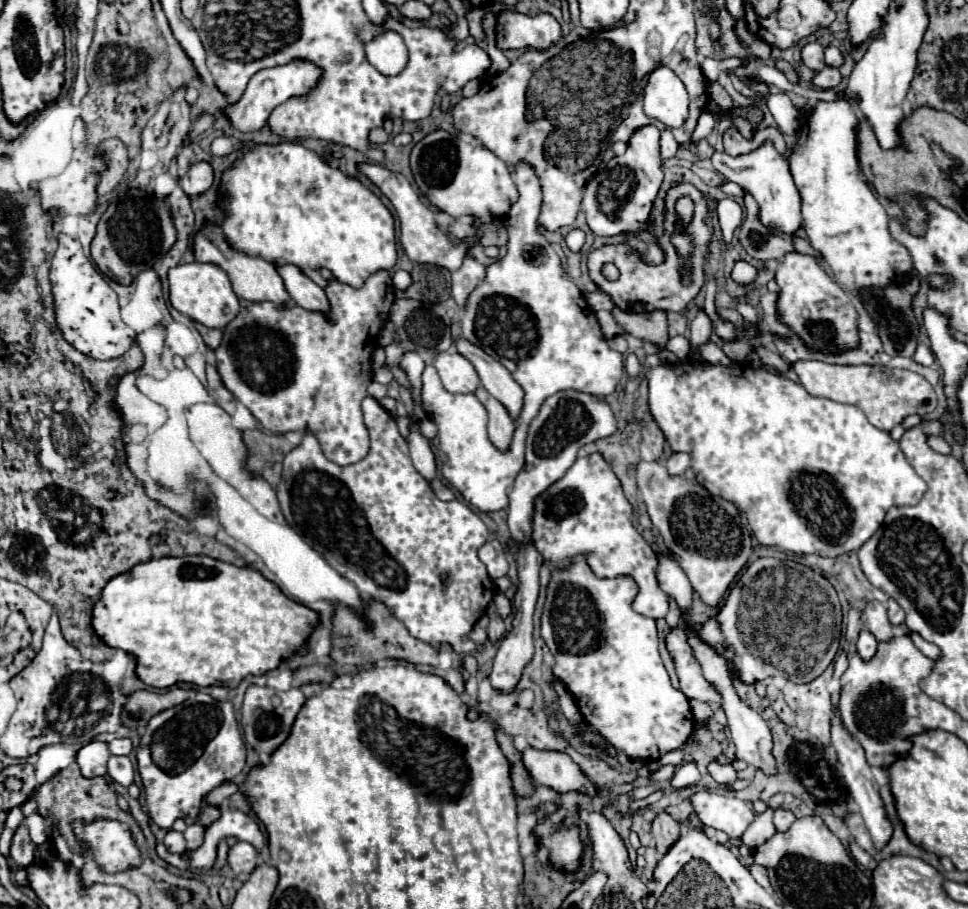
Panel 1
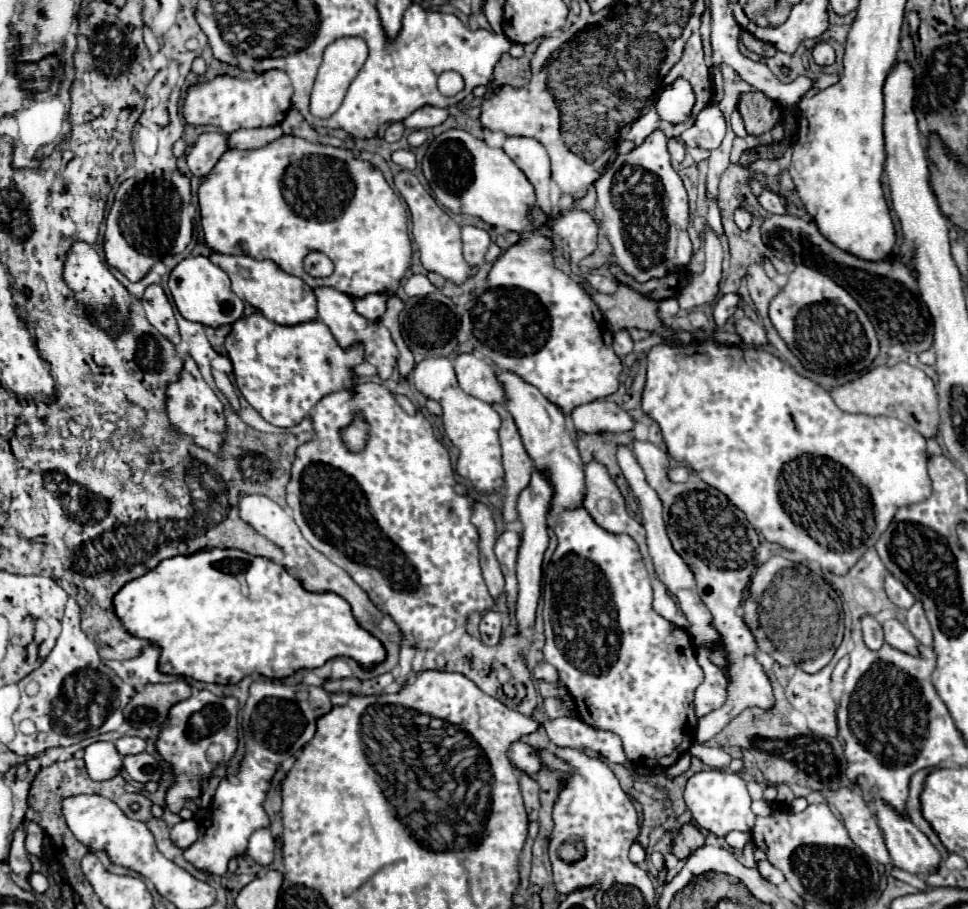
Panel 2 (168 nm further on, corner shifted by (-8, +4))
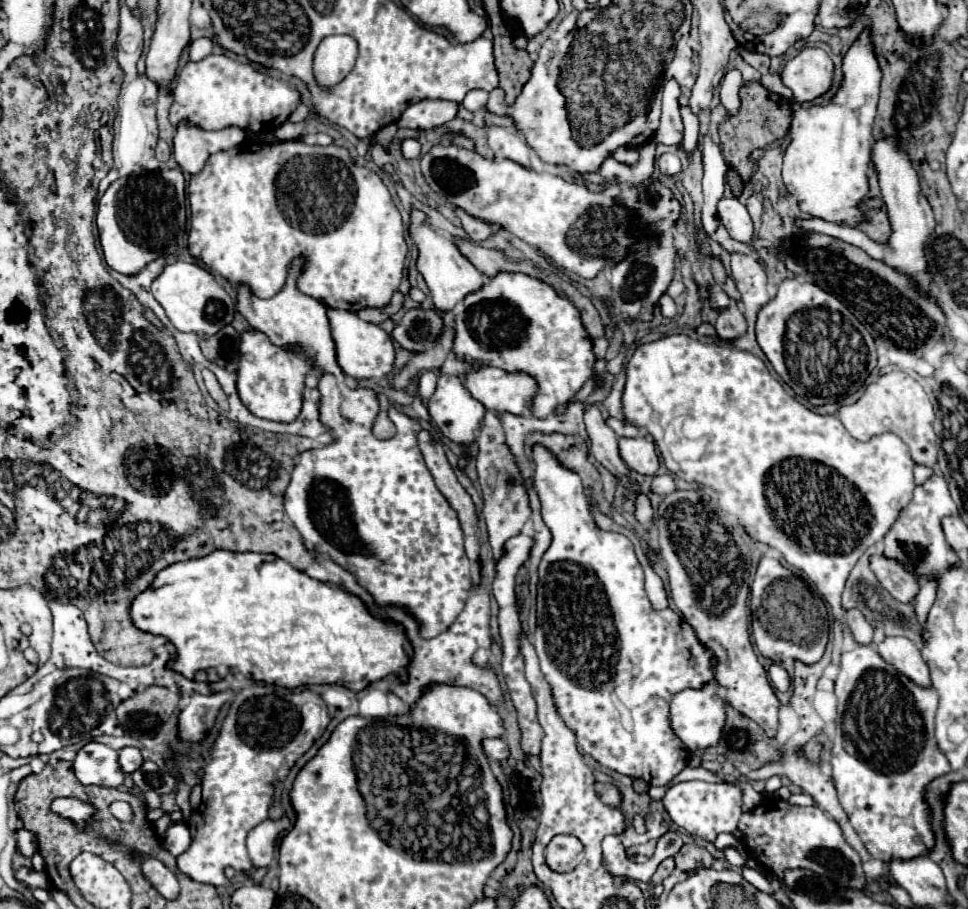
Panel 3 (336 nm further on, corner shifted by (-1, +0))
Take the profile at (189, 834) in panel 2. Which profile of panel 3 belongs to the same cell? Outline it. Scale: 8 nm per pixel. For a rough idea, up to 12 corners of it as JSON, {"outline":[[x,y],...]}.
{"outline":[[171,823],[163,845],[175,857],[191,845],[189,827]]}

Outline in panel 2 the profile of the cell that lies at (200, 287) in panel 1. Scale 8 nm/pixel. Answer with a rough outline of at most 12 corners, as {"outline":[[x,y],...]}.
{"outline":[[186,257],[168,287],[180,315],[232,325],[244,301],[208,257]]}

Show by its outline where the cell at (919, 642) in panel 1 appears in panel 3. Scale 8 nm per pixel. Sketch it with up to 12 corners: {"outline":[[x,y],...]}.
{"outline":[[937,579],[921,581],[915,613],[925,623],[937,595]]}

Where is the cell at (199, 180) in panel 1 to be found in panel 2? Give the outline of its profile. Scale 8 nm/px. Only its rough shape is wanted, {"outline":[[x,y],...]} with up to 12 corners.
{"outline":[[204,133],[186,153],[192,175],[206,177],[228,149],[222,133]]}

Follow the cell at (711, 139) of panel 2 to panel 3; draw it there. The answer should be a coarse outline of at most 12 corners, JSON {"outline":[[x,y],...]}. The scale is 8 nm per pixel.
{"outline":[[669,79],[663,87],[661,125],[655,143],[679,145],[683,122],[679,85]]}

